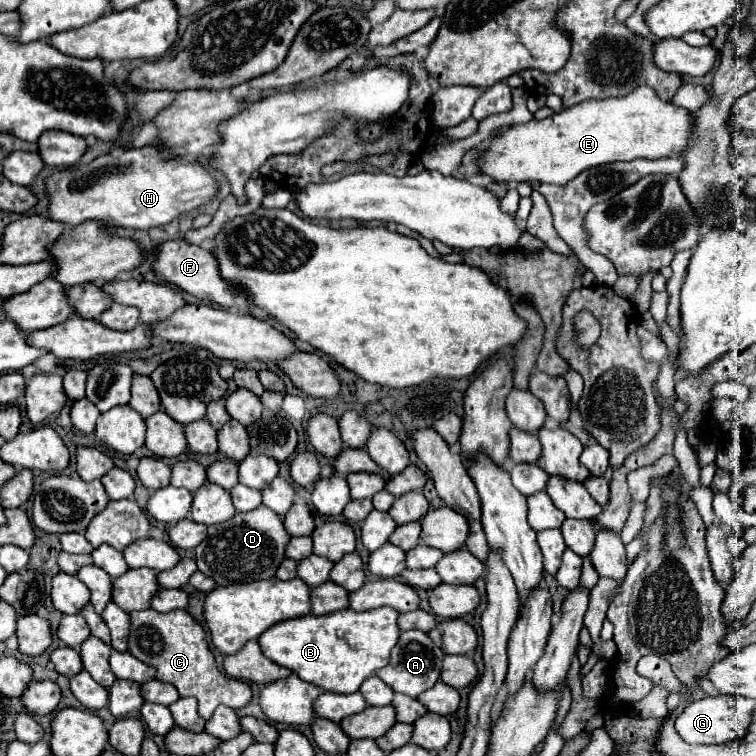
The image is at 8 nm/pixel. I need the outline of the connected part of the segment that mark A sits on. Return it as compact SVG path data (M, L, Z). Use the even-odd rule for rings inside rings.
M403 631L395 649L391 651L389 663L375 673L379 679L383 679L395 693L405 693L409 697L419 697L423 691L431 689L439 681L441 673L441 661L443 661L443 651L429 639L427 633L423 631Z

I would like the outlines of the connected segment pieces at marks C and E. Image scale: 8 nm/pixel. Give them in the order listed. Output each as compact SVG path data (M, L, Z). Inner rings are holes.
M153 609L147 611L133 611L129 613L131 617L131 633L129 633L129 653L133 657L137 657L139 661L151 665L157 669L157 679L163 683L171 683L181 697L195 697L199 701L199 715L203 719L209 719L215 711L217 705L227 705L231 709L239 709L243 705L247 705L251 701L251 687L239 679L231 679L229 675L223 675L217 665L215 665L215 657L207 647L207 639L205 639L205 631L203 627L187 613L181 609L169 611L169 613L157 613Z
M639 87L631 91L627 97L617 99L589 99L583 101L571 109L563 109L549 119L543 121L529 121L523 125L511 125L503 135L493 137L491 145L487 147L487 153L479 159L479 167L483 175L493 177L495 181L505 183L519 183L519 181L539 181L539 183L553 183L553 185L565 185L575 175L589 167L613 163L613 161L633 161L637 157L643 159L663 159L663 157L675 157L685 153L687 145L691 145L691 137L695 131L695 117L687 109L679 109L677 105L671 105L671 101L663 101L651 87Z

